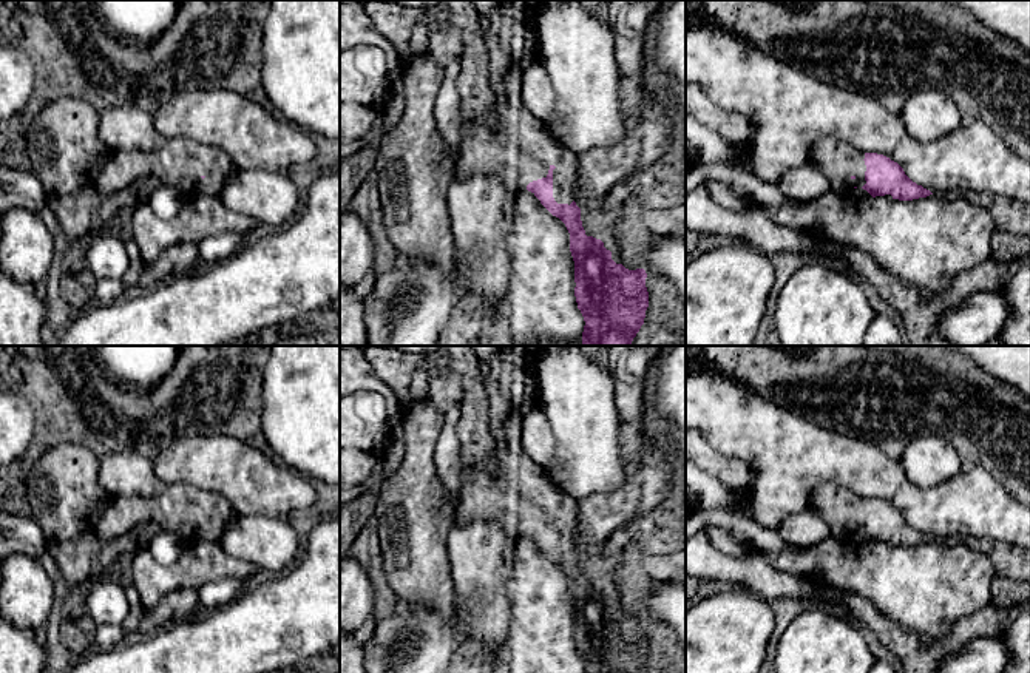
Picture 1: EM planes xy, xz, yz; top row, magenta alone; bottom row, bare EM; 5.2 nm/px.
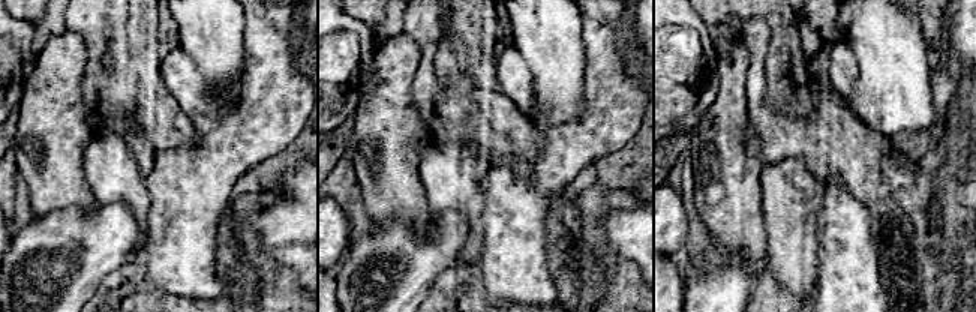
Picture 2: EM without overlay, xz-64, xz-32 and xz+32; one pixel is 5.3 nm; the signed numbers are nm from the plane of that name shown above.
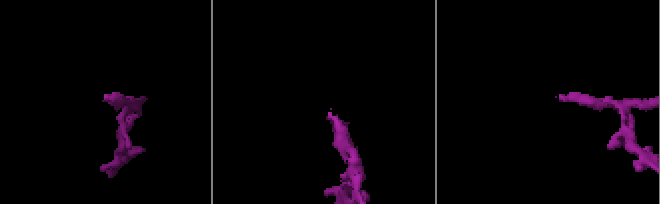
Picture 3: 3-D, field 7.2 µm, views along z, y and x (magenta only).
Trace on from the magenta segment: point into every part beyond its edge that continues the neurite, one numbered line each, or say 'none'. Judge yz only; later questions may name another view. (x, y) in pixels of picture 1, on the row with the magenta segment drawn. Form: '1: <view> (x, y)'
1: yz (837, 159)

